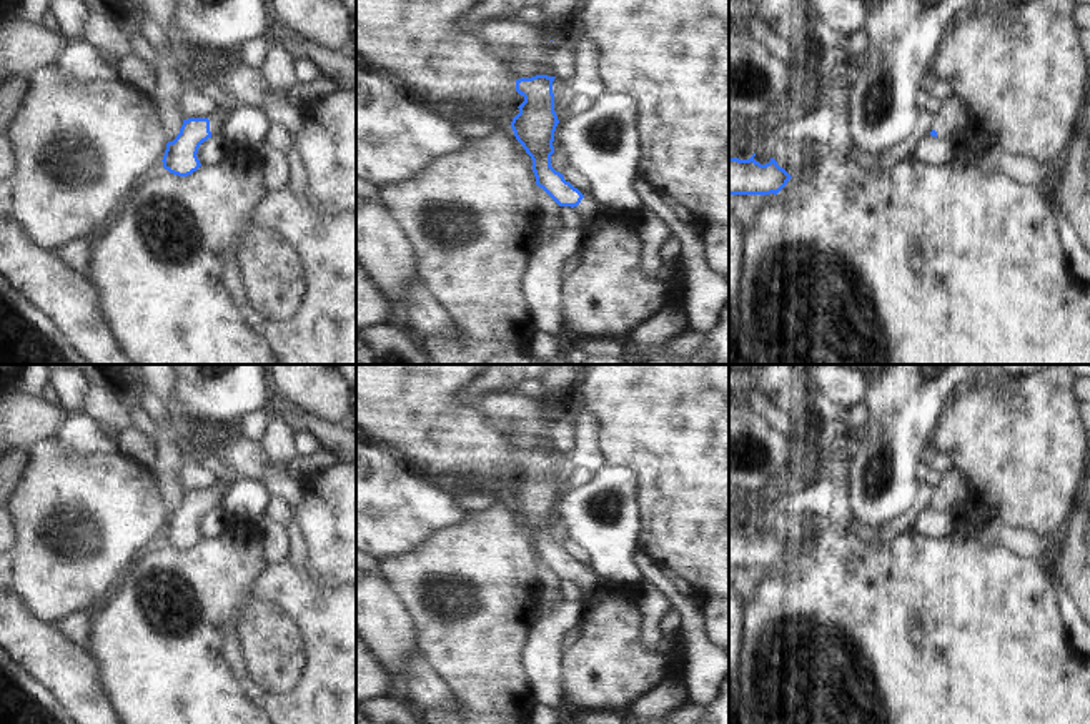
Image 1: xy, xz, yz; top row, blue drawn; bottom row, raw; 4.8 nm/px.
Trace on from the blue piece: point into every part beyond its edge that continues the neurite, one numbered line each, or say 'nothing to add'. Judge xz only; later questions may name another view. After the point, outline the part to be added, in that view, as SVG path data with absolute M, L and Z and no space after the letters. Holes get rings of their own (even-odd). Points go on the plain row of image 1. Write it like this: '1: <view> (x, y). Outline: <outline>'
1: xz (593, 588). Outline: M584 569L574 583L581 588L581 601L584 603L597 603L616 591L607 581L597 578L592 569Z

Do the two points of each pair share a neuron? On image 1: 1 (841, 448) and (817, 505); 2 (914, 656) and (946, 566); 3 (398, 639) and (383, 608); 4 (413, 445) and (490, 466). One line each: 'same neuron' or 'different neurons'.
1: same neuron
2: same neuron
3: same neuron
4: same neuron

